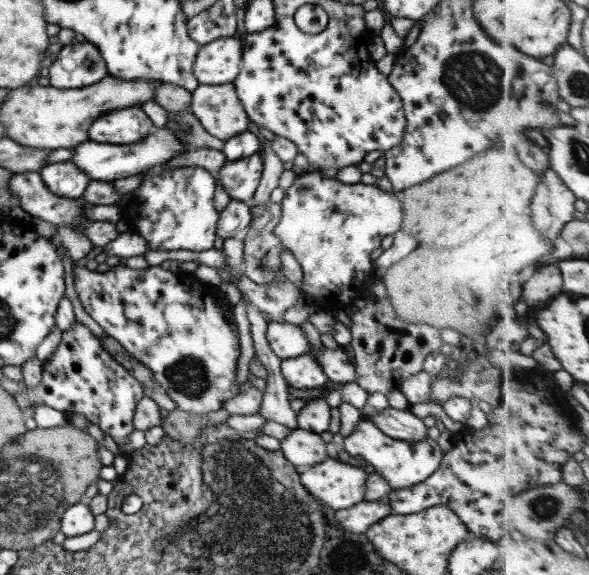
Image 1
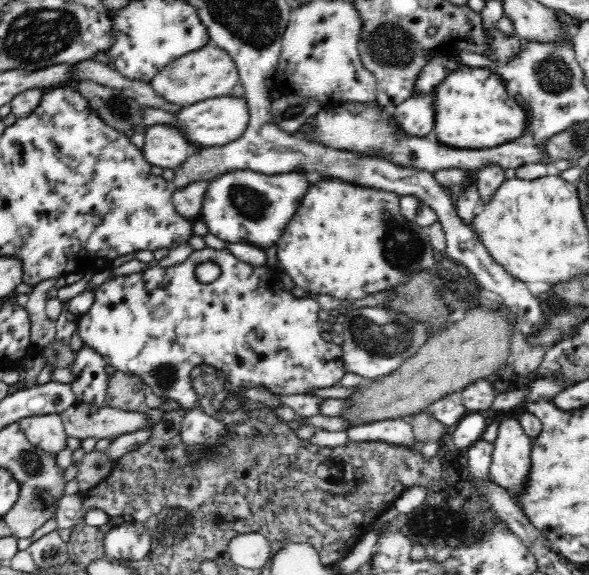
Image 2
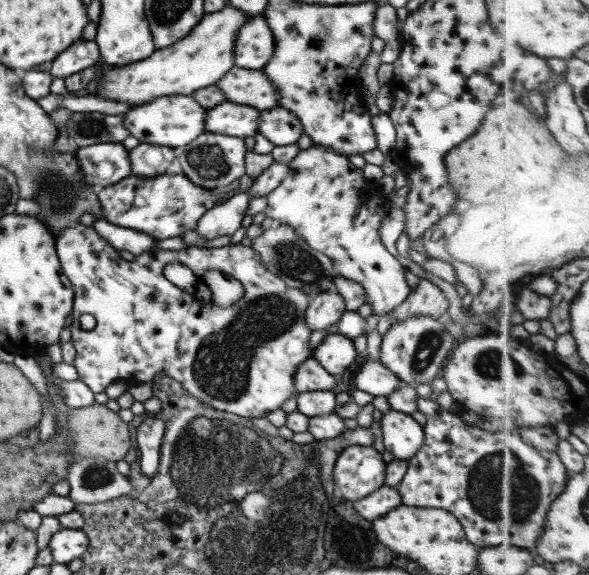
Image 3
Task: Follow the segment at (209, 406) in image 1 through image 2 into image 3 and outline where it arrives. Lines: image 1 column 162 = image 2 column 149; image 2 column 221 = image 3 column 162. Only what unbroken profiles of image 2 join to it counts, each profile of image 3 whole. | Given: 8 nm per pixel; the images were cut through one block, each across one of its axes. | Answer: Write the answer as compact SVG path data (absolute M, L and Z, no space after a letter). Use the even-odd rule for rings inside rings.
M79 224L60 231L54 240L54 249L61 272L73 288L69 326L70 341L74 348L72 365L77 378L94 394L104 392L105 387L115 381L149 383L153 377L165 373L174 378L191 396L209 404L211 408L250 420L265 417L268 412L281 408L281 404L290 396L297 396L297 390L293 386L293 373L297 365L312 356L309 346L311 330L305 324L308 297L303 290L287 288L281 276L267 272L248 243L229 243L212 248L185 246L180 250L155 248L126 261L92 227ZM171 262L181 263L195 274L197 284L193 293L181 292L177 286L165 280L161 271L165 264ZM207 270L219 270L241 282L242 296L224 308L214 304L209 287L201 279L201 274ZM80 314L91 314L95 318L95 327L91 330L81 329ZM147 418L136 428L136 438L138 452L137 460L141 472L145 476L151 476L157 472L159 464L159 450L165 430L163 421L155 418Z

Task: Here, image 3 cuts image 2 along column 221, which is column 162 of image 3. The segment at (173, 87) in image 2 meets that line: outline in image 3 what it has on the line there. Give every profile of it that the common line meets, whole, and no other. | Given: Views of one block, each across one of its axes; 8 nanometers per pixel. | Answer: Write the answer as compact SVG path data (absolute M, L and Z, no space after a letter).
M229 5L217 12L204 13L193 29L173 44L155 49L140 61L111 70L99 70L93 80L97 86L91 84L84 93L103 100L125 102L133 107L161 96L191 95L196 90L215 84L233 66L233 43L237 38L237 29L249 18Z

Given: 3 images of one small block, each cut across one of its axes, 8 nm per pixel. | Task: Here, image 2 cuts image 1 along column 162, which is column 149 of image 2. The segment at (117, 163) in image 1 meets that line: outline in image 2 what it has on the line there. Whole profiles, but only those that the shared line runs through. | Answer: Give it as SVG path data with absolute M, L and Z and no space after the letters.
M152 124L146 128L142 151L151 166L174 170L182 166L191 154L189 141L170 124Z

